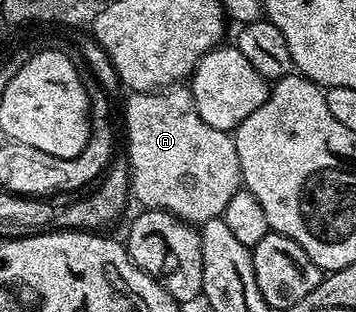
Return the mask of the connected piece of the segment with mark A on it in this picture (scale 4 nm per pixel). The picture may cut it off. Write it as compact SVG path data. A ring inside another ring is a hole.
M177 83L162 89L157 89L155 93L129 92L127 96L128 102L124 105L124 129L128 132L128 154L126 154L126 160L130 170L131 196L135 198L135 200L137 197L137 199L141 201L141 206L143 206L144 209L164 209L168 213L173 213L178 219L187 221L188 224L197 227L215 217L223 217L226 211L226 203L230 203L230 199L242 187L235 140L233 140L225 130L210 127L210 123L206 123L202 119L202 115L198 115L198 107L194 103L194 95L187 84Z

